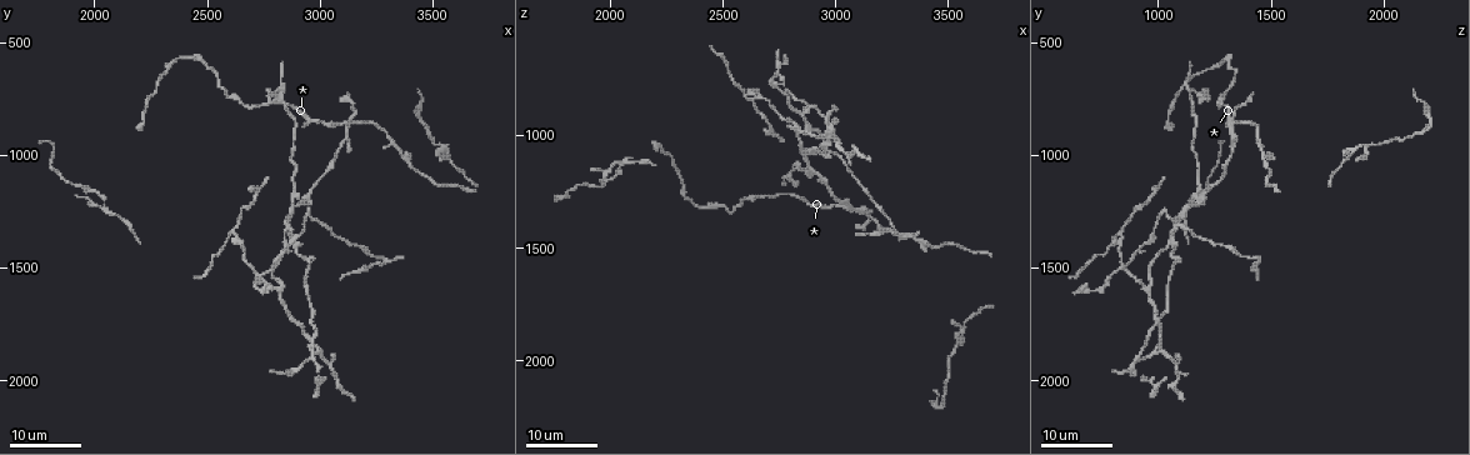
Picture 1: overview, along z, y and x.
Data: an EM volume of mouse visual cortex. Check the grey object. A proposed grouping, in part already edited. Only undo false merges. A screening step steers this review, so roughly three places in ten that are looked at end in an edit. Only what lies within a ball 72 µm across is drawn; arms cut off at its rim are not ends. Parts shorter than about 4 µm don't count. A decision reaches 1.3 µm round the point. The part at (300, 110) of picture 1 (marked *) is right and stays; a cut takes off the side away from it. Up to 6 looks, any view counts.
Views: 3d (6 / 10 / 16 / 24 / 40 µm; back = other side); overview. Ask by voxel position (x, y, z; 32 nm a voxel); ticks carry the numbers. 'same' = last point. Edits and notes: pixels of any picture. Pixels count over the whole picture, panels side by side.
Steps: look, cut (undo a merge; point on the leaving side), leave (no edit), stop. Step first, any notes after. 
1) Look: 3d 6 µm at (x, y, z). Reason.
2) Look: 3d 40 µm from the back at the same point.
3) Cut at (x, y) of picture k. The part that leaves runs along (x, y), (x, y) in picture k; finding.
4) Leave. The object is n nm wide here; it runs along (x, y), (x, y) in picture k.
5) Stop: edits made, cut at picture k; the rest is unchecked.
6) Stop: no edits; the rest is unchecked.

Look: 3d 16 µm at (3120, 860, 1320). Four arms meet.

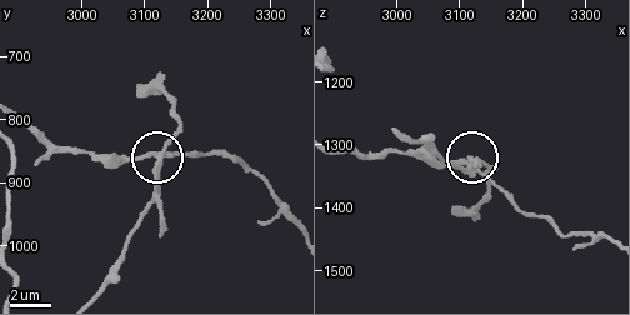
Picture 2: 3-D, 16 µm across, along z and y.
Look: 3d 6 µm at the same point.

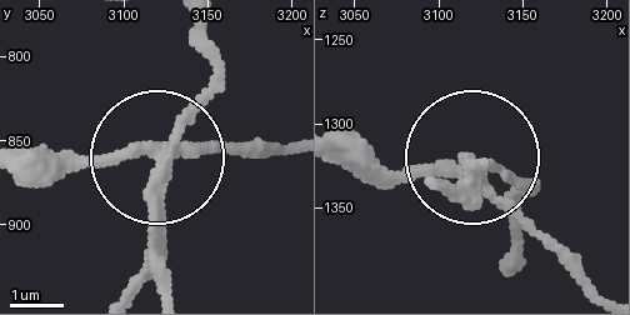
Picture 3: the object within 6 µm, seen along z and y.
Cut at (158, 238) of picture 3. 4 arms meet here; the part that leaves runs along (160, 158), (160, 248), (134, 288) in picture 3; two neurons meet here.

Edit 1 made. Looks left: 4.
Look: 3d 24 µm at (3360, 1010, 1460). Thick turns thin.

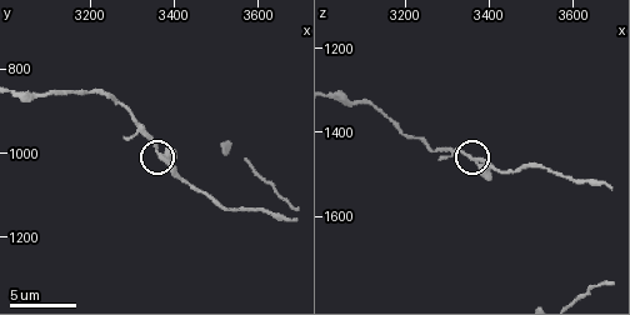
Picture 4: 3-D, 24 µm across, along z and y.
Look: 3d 10 µm at (3360, 1010, 1460).

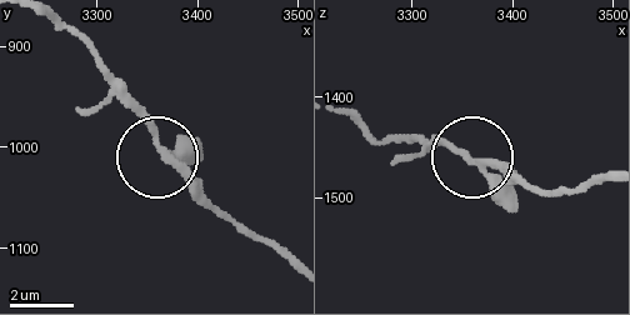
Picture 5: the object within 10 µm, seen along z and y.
Leave. It runs along (361, 125), (385, 141), (450, 146), (536, 189) in picture 5; continuous, no second neuron.

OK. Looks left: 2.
Look: 3d 24 µm at (2200, 870, 1040). Thick turns thin.

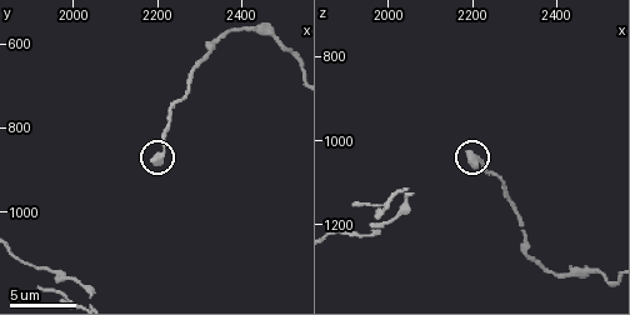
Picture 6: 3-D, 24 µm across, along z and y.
Look: 3d 10 µm at the same point. Closer look.

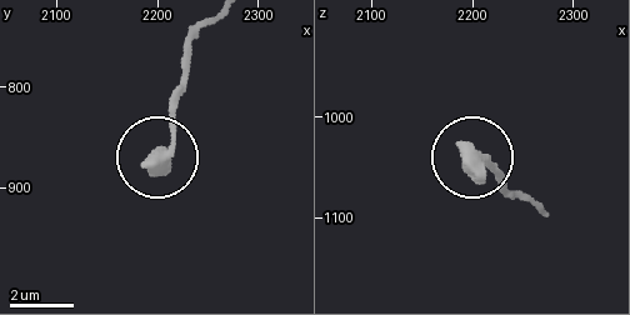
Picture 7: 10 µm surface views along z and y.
Leave. 3 arms meet here; continuous, no second neuron.

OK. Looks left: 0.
Stop: edits made, cut at picture 3; the rest is unchecked.

